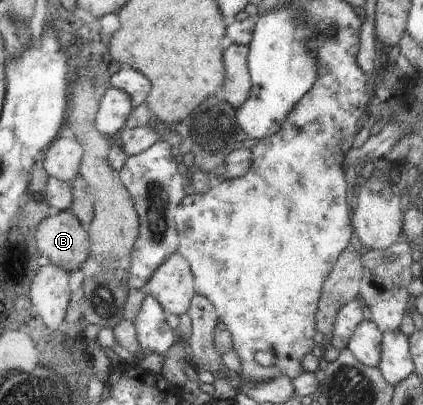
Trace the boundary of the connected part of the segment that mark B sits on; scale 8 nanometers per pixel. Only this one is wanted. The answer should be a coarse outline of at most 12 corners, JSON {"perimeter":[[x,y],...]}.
{"perimeter":[[69,210],[40,220],[37,248],[81,274],[91,243]]}

